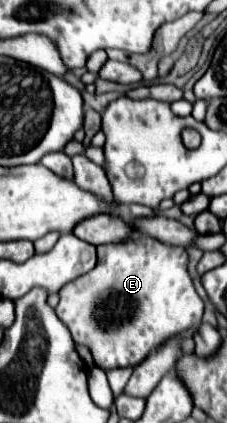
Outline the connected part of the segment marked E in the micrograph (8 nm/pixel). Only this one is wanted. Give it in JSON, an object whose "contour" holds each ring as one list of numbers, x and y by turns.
{"contour":[[145,234,135,236,131,244,97,246,95,268,63,286,59,296,61,300,55,308,59,320,69,328,77,344,85,344,91,350,95,364,103,370,137,366,149,352,163,344,163,340,197,326,203,316,203,300,195,292,193,280,187,272,187,252]]}

